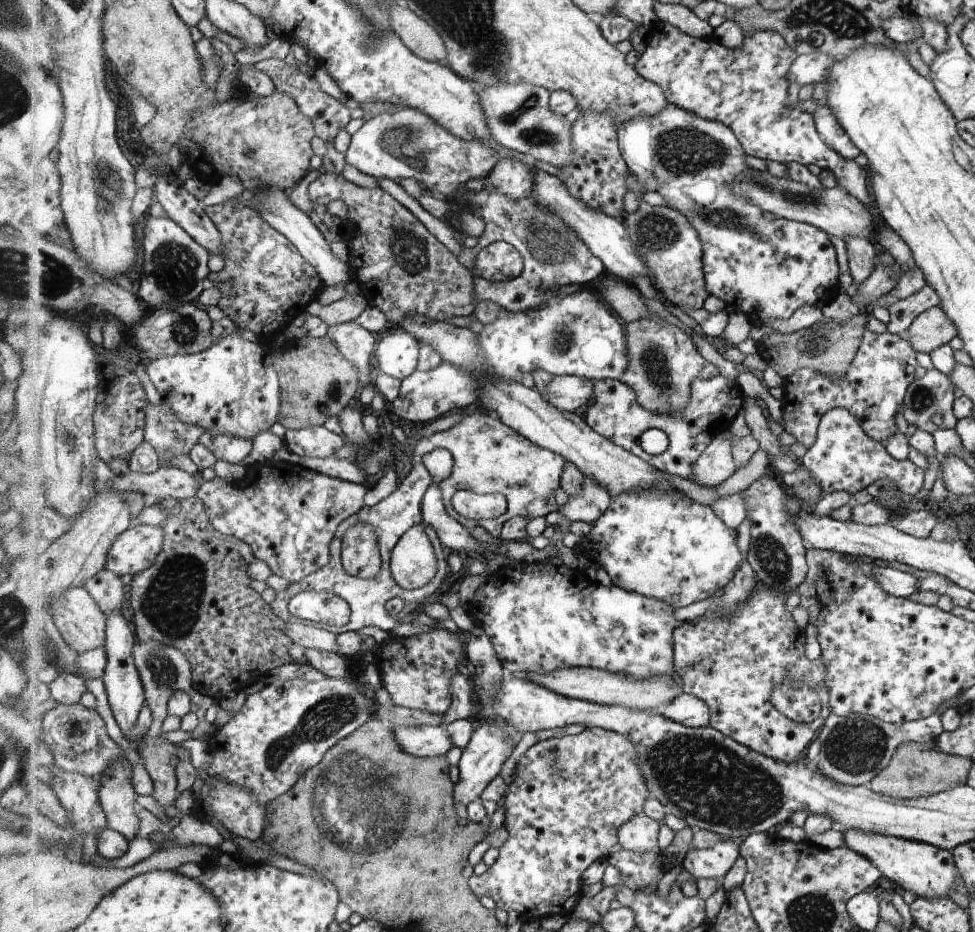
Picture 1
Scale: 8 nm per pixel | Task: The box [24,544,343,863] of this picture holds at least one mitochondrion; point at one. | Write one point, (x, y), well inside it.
(154, 611)

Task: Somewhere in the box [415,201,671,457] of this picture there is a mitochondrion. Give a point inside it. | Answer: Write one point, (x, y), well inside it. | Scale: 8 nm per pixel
(550, 247)

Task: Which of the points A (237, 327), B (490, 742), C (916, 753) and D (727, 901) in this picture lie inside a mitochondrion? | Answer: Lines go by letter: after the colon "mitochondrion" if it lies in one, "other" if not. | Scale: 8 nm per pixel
A: other
B: other
C: other
D: other

